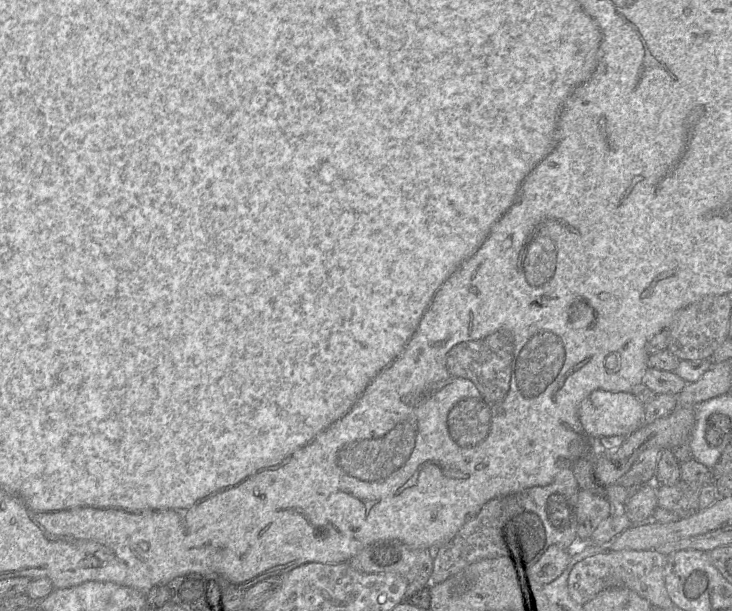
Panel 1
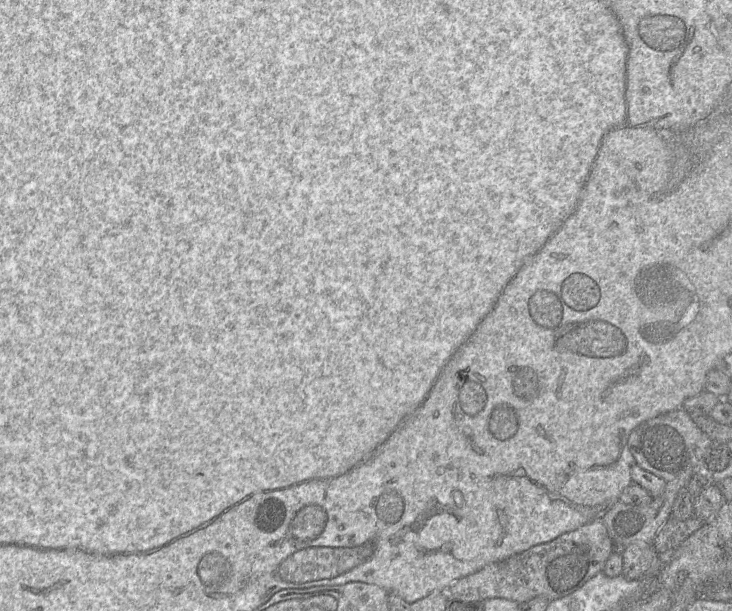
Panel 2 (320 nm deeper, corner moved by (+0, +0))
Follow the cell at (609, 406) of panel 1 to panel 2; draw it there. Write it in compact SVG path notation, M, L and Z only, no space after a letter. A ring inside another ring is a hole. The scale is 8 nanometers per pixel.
M683 408L670 411L638 425L629 435L628 447L636 464L665 482L687 479L706 471L713 441L693 422Z

